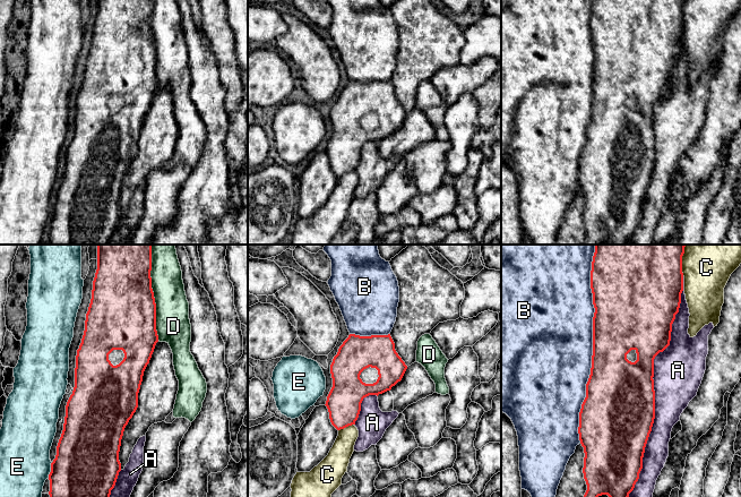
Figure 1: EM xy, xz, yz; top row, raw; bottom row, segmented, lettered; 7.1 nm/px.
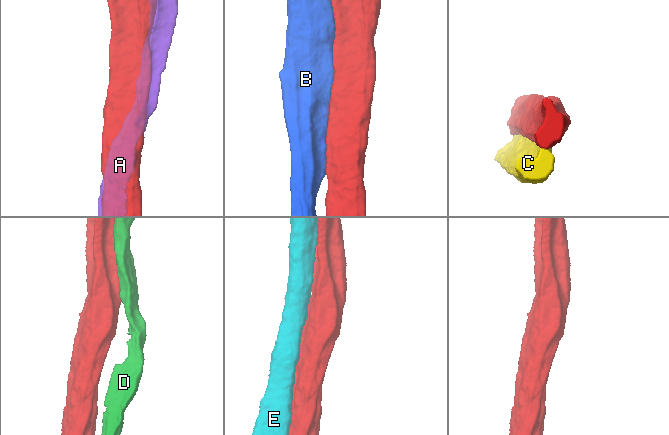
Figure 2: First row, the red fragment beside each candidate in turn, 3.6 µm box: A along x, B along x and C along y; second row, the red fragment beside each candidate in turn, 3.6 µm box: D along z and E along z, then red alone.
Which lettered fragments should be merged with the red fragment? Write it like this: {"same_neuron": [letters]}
{"same_neuron": []}

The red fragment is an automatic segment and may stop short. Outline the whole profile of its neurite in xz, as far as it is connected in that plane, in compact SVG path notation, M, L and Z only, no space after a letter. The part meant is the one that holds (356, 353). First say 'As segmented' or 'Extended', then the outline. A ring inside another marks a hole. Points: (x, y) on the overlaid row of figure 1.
Extended. M350 334L330 365L333 387L325 405L331 425L337 430L355 425L363 399L390 391L406 369L390 334Z

